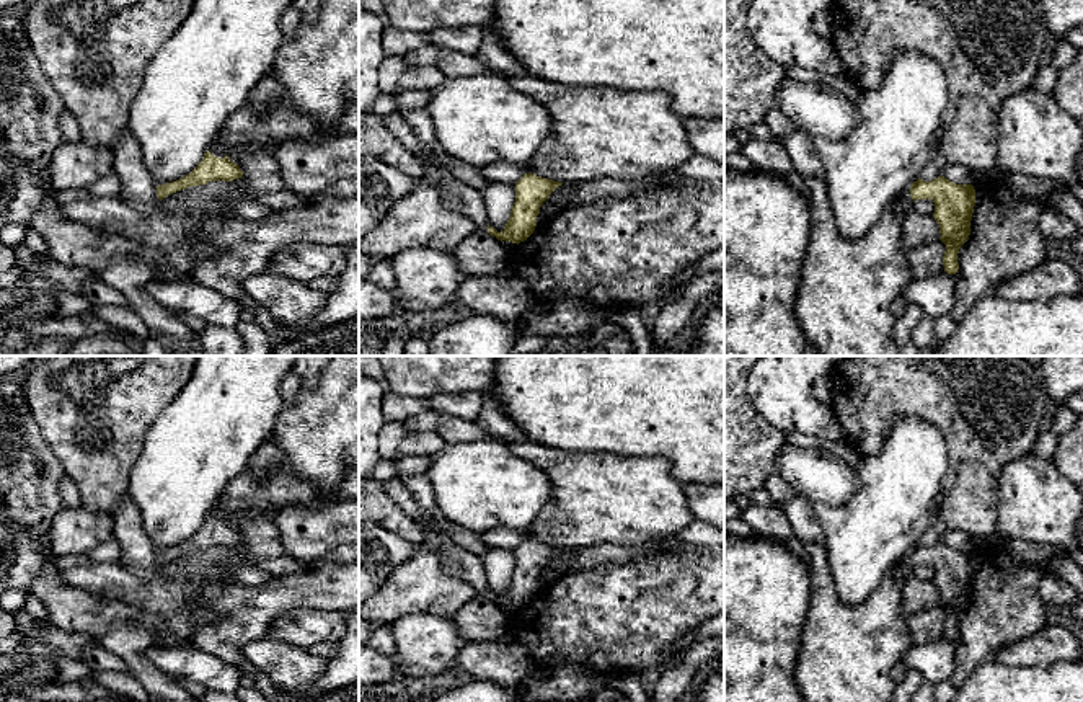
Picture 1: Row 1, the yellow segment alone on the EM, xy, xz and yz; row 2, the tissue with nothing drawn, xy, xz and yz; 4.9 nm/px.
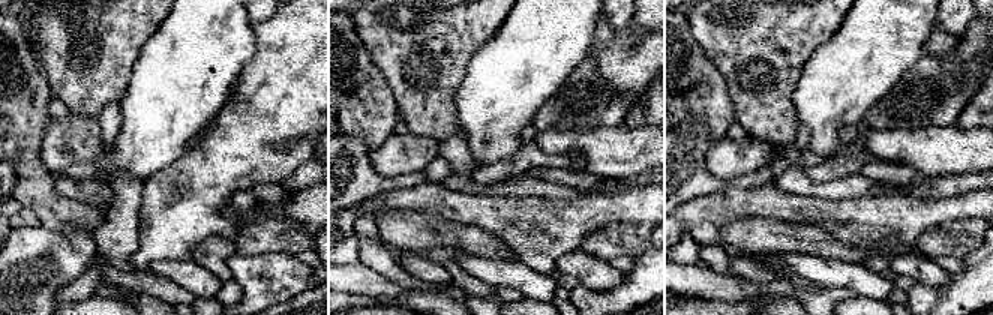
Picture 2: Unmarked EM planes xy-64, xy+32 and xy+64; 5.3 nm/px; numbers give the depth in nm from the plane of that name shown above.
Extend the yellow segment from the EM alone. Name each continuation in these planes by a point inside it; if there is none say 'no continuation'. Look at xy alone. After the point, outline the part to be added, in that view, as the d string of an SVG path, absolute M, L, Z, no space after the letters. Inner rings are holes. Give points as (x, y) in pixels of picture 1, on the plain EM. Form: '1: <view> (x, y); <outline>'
1: xy (266, 480); M271 436L227 485L209 518L223 524L227 516L236 511L307 504L313 498L315 485L294 475L284 451L276 446Z

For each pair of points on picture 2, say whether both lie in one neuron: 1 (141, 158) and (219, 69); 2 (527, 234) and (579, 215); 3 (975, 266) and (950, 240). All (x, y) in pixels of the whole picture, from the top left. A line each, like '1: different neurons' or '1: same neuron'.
1: same neuron
2: same neuron
3: different neurons

